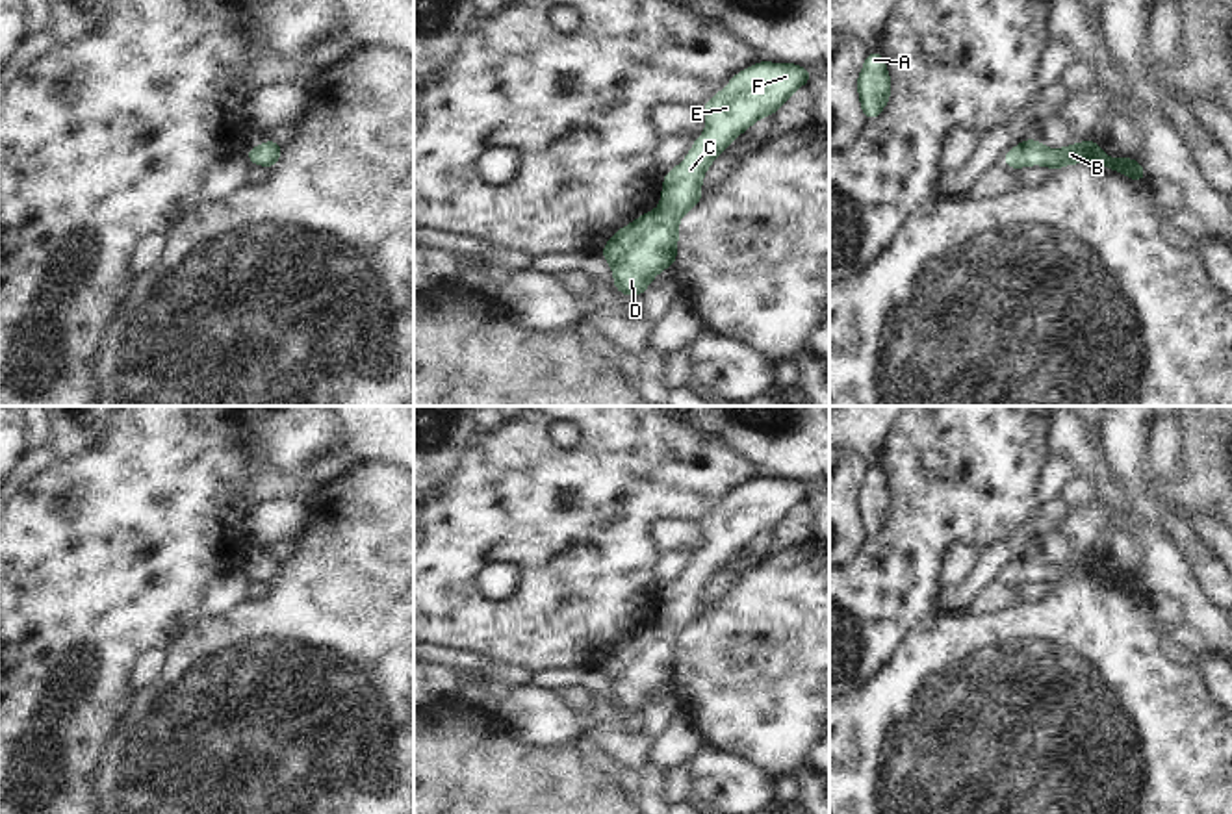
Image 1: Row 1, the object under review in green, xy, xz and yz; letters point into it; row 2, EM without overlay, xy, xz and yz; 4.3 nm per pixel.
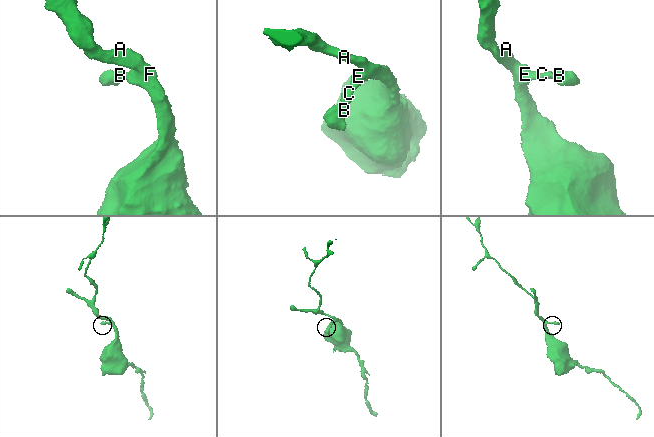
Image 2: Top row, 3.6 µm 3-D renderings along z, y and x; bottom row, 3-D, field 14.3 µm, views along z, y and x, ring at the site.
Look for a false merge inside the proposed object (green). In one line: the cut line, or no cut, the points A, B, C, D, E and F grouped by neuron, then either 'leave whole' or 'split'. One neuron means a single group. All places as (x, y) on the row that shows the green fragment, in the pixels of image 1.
cut none; groups A B C D E F; leave whole

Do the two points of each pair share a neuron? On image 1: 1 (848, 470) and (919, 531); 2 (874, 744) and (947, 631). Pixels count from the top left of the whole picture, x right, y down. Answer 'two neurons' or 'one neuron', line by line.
1: two neurons
2: one neuron

